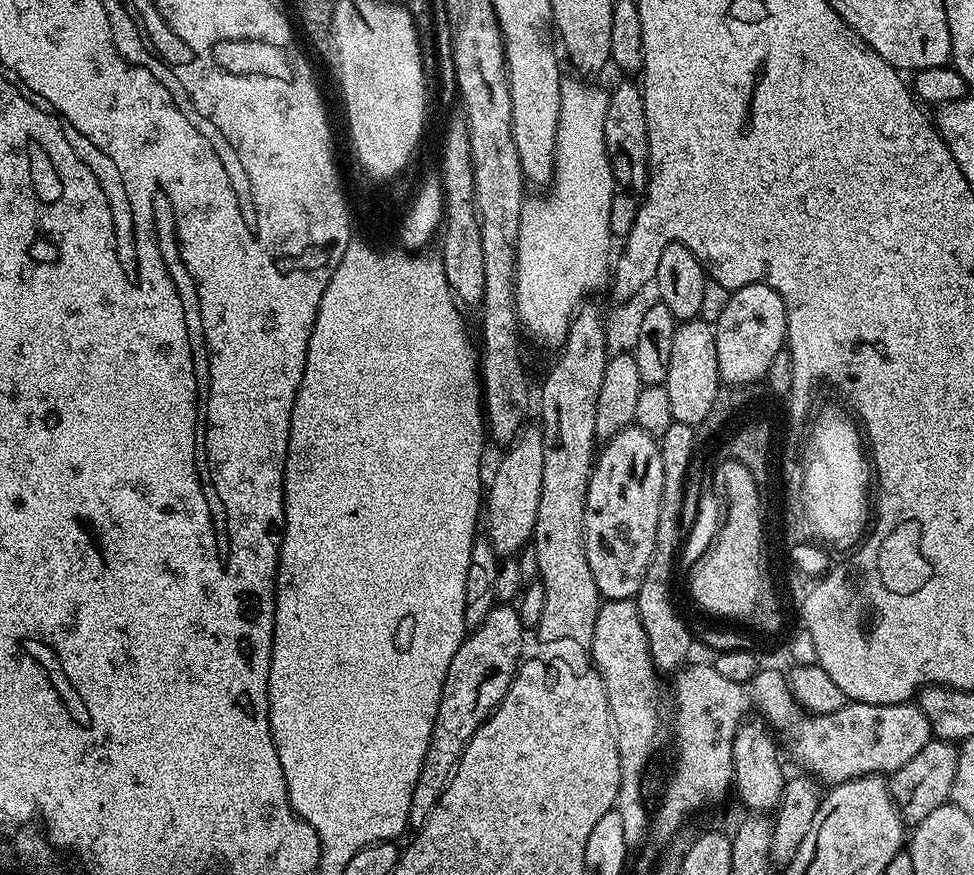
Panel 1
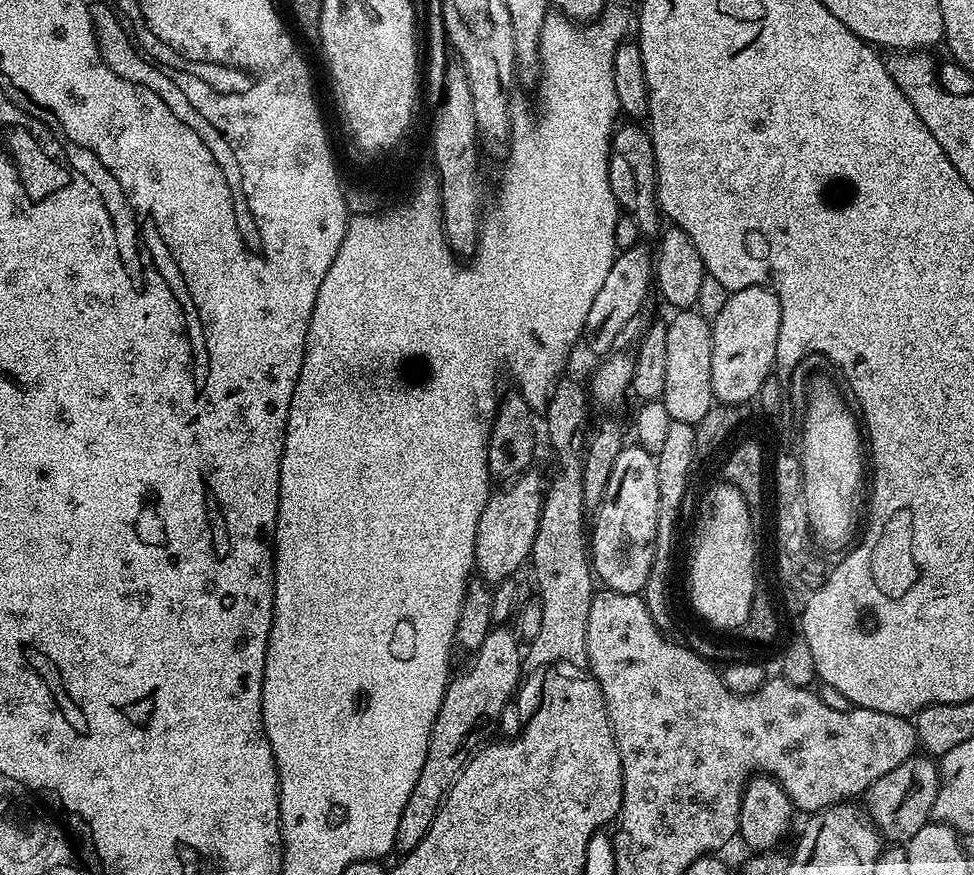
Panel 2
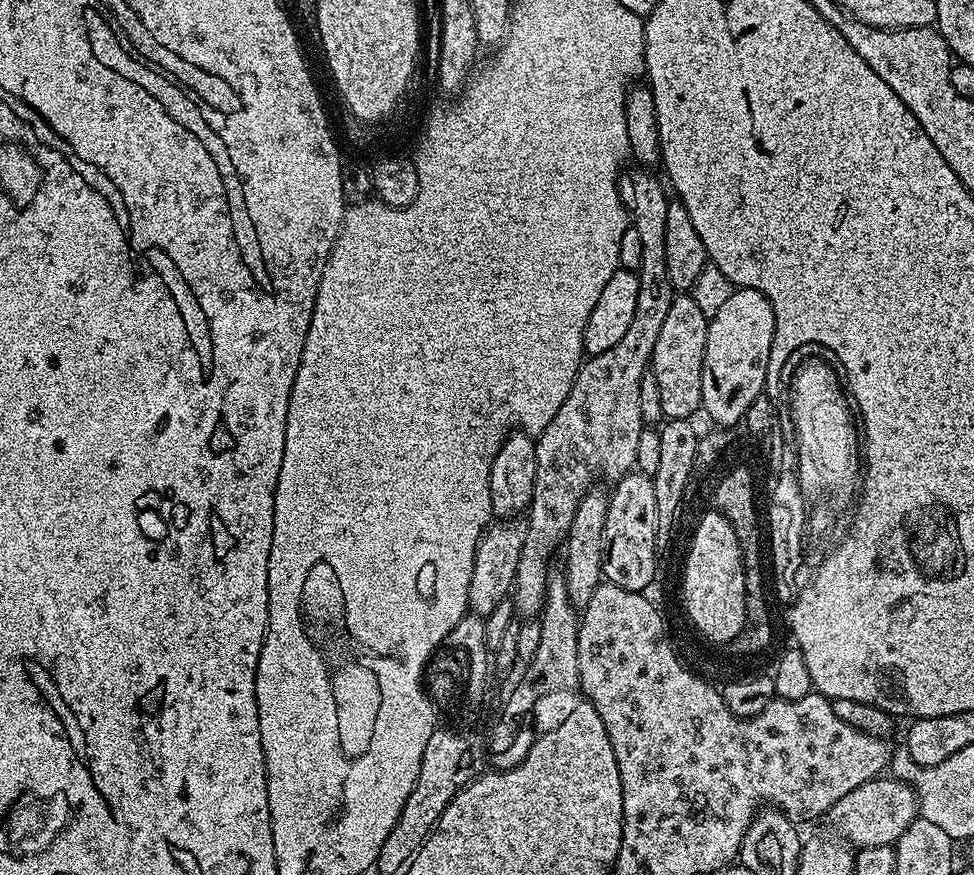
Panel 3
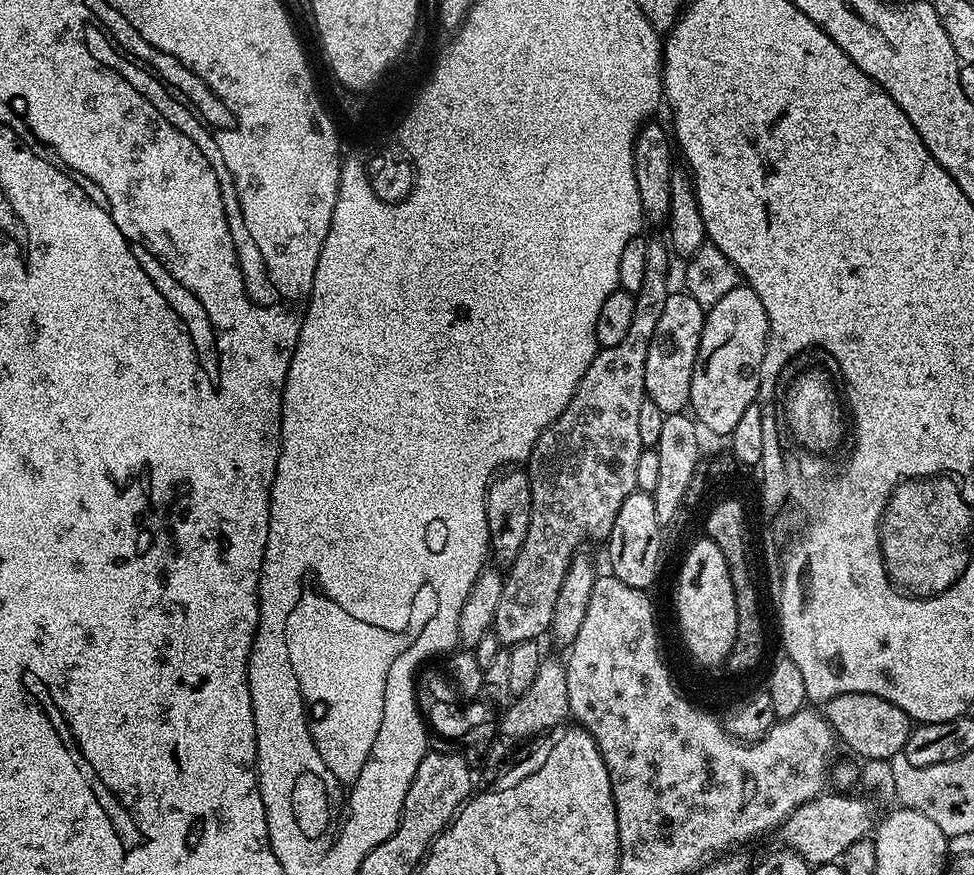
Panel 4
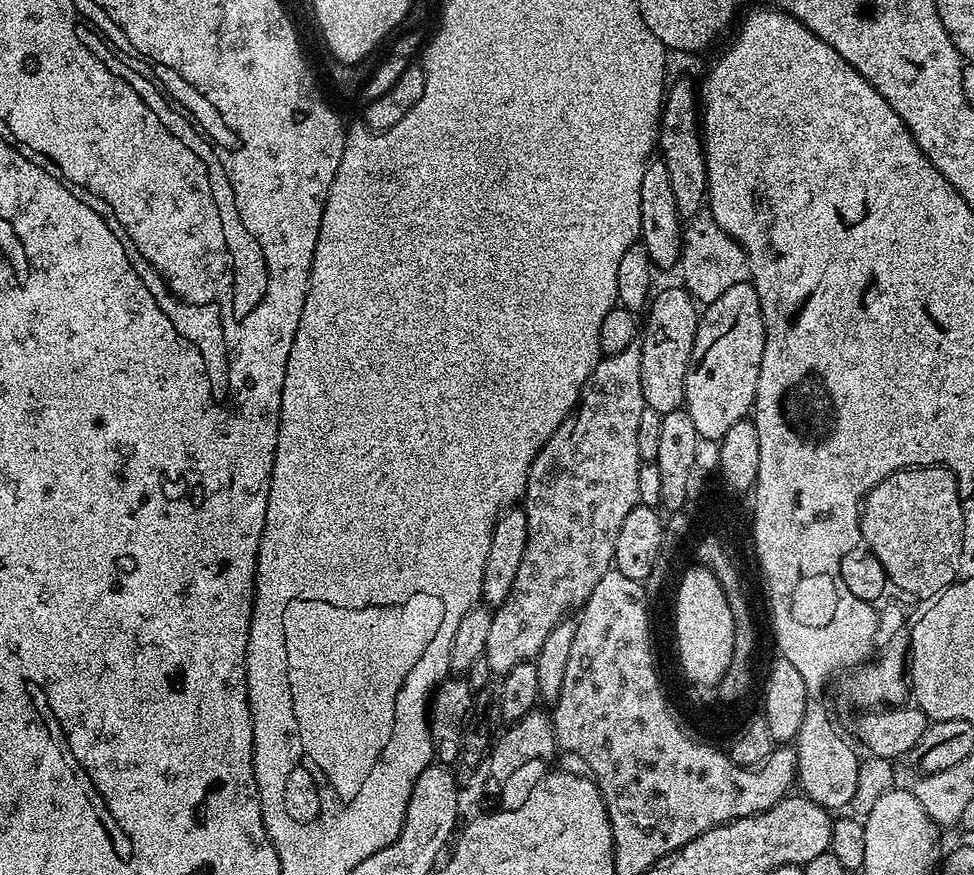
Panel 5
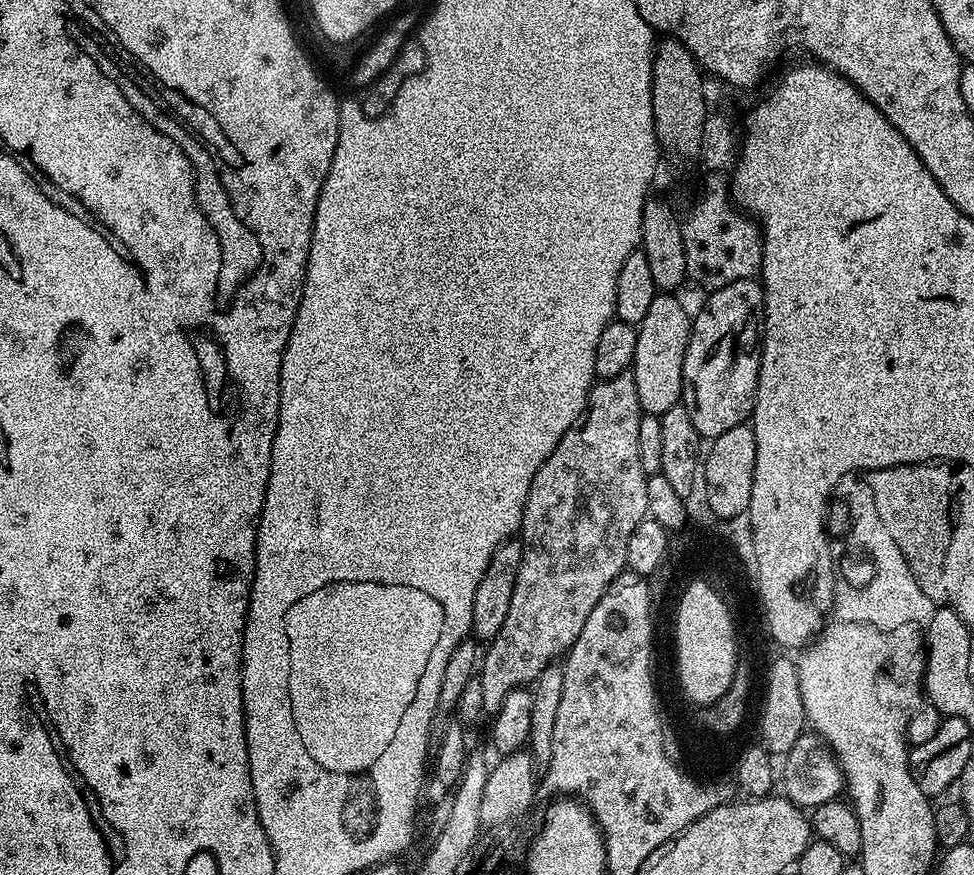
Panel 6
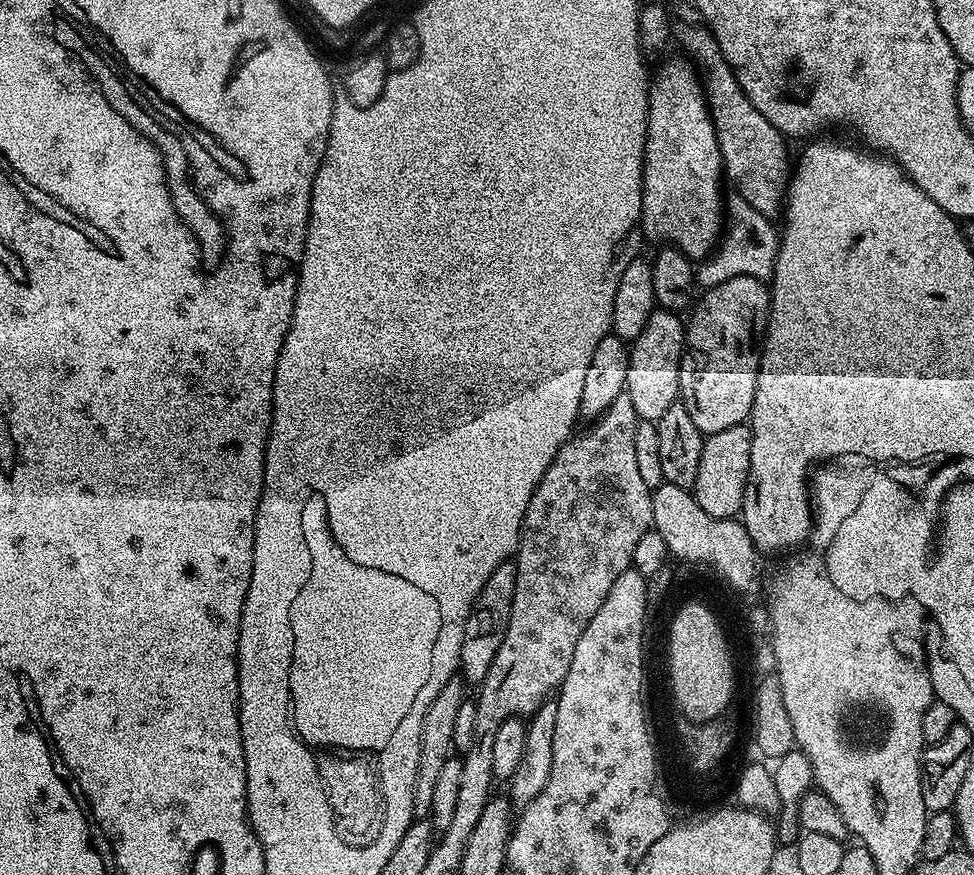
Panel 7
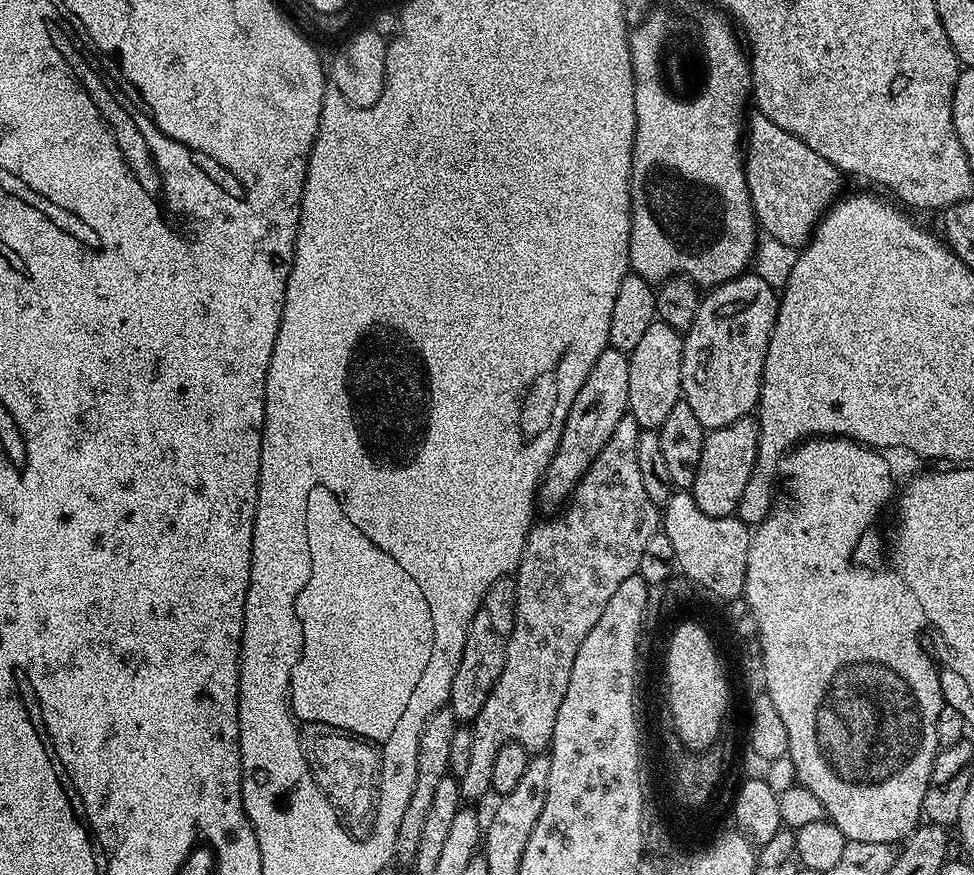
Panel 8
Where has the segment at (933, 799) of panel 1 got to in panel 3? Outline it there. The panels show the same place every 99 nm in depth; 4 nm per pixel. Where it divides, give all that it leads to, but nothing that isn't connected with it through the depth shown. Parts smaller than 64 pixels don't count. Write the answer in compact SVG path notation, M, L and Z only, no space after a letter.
M884 774L874 780L868 780L858 790L850 790L846 798L838 798L826 814L826 820L833 824L835 831L843 836L853 849L866 846L895 845L902 834L918 818L916 791L905 780L897 780Z

